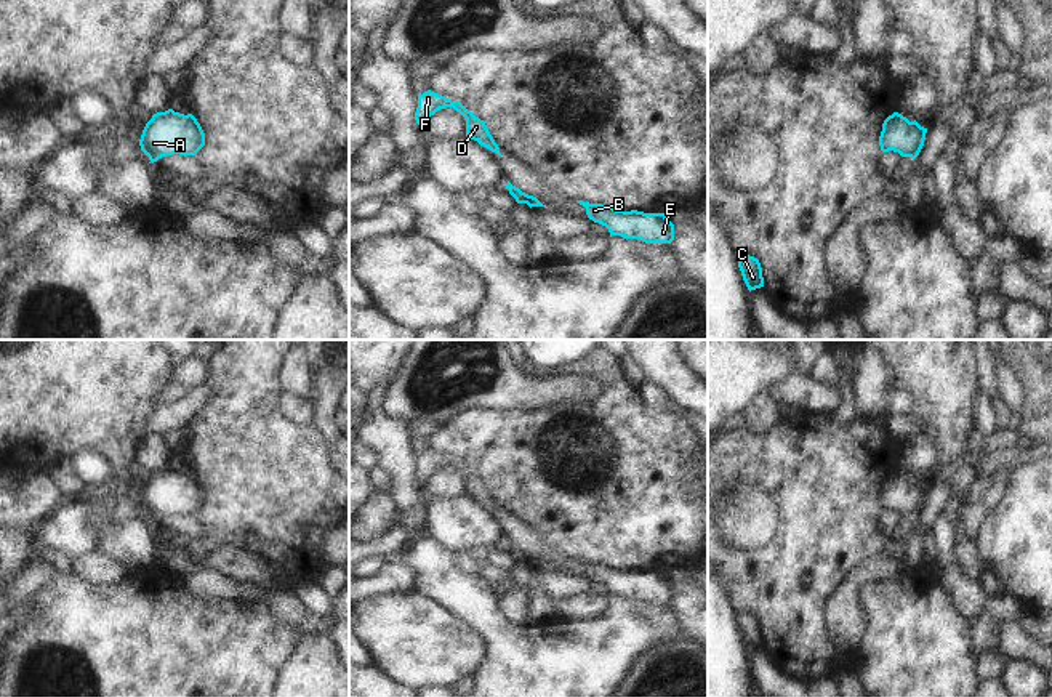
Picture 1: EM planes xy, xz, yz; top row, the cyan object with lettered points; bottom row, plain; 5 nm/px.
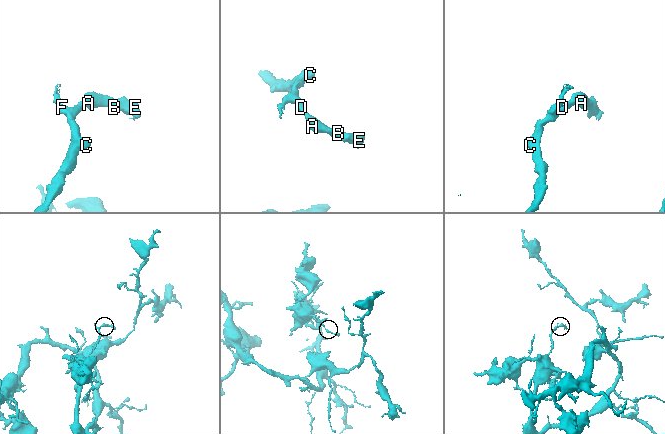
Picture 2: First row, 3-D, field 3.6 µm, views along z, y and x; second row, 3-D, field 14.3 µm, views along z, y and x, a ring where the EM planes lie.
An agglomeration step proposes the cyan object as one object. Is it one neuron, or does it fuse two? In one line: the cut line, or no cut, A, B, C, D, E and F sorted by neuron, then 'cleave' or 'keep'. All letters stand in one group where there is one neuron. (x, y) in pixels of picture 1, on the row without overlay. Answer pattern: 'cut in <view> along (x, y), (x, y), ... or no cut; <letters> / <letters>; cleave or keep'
no cut; A B C D E F; keep

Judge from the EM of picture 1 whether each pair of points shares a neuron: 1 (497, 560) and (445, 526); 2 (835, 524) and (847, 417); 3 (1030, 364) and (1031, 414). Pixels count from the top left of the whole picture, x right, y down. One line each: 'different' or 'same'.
1: same
2: different
3: same

